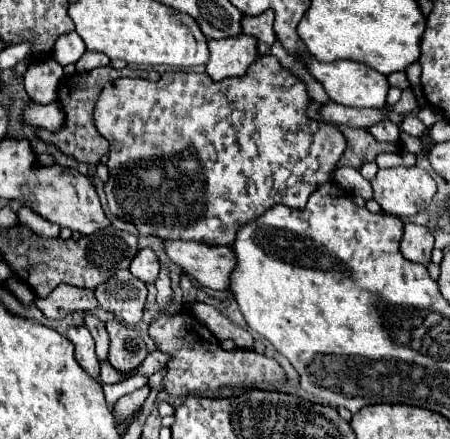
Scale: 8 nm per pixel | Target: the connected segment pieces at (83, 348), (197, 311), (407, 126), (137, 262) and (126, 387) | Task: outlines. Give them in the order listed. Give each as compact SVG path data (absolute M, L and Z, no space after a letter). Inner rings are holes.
M73 327L67 331L67 339L75 345L77 363L93 377L99 379L99 359L95 355L95 341L89 335L87 327Z
M197 301L193 307L191 307L191 313L219 339L231 339L235 341L235 345L239 349L253 349L253 337L249 335L249 331L233 325L225 315L221 315L215 307L207 305L207 303L201 303Z
M405 117L401 123L401 129L413 137L421 137L425 131L425 125L417 117Z
M141 249L133 259L129 271L143 283L155 283L159 275L159 259L151 249Z
M142 375L131 377L118 384L105 384L102 386L105 400L113 405L120 397L132 393L148 383L149 377Z

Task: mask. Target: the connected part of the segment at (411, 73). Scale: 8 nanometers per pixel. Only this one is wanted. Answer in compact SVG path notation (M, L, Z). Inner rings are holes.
M415 61L415 63L411 63L411 65L407 67L407 77L409 77L409 81L411 81L413 91L419 93L419 77L421 77L421 63L419 63L419 61Z

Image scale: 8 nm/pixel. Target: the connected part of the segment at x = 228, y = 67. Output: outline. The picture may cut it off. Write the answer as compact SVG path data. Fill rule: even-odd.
M245 33L233 39L209 41L209 65L207 73L213 81L223 81L229 77L243 77L247 69L257 61L257 41Z

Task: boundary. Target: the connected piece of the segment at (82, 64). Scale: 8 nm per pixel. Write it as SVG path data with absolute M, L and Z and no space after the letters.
M85 51L83 57L75 63L75 71L77 71L77 73L89 73L89 71L93 71L93 69L97 69L97 67L105 67L105 65L109 65L109 63L111 63L111 61L109 61L107 55Z

